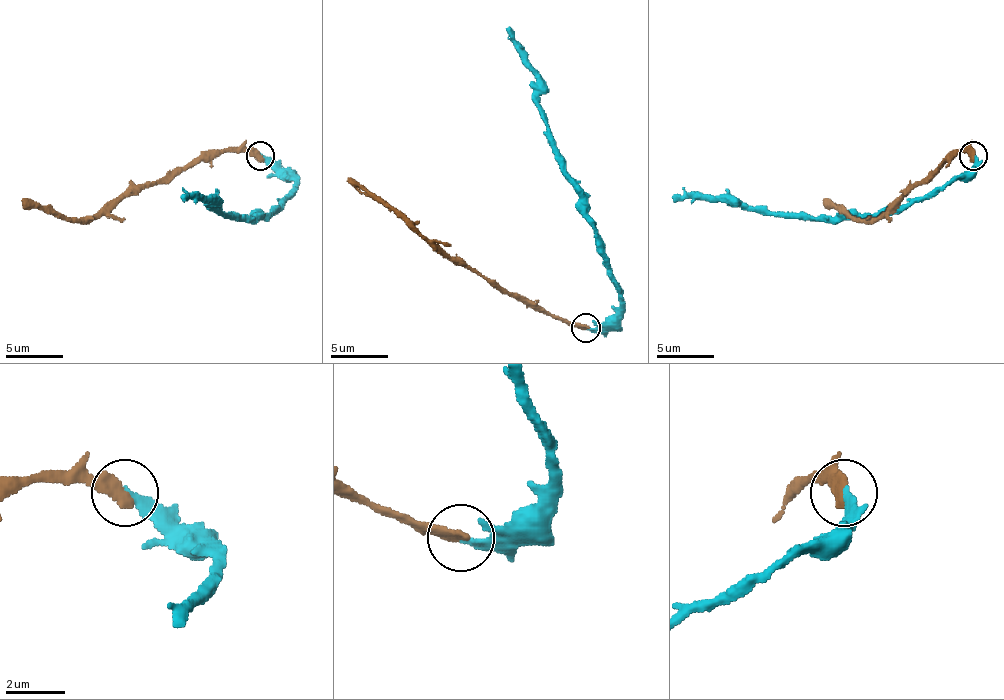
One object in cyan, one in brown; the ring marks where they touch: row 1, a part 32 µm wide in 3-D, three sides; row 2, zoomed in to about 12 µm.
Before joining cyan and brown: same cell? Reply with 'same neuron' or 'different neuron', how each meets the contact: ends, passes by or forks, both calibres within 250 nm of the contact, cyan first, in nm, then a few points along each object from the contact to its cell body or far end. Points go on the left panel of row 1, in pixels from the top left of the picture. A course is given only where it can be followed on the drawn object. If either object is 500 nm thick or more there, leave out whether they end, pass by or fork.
same neuron; cyan ends; brown ends; calibres 240 and 400 nm; course cyan (261, 156), (295, 182), (269, 214), (229, 217), (209, 199), (189, 197), (183, 202); course brown (261, 156), (215, 151), (123, 194), (82, 220), (68, 220), (31, 208), (22, 199)

